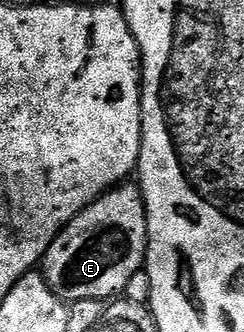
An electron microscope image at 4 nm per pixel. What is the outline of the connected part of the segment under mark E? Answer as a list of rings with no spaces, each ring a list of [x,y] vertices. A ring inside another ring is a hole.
[[[126,182],[110,188],[98,200],[92,200],[58,234],[45,252],[43,275],[49,289],[60,300],[109,302],[124,293],[133,274],[142,271],[148,251],[149,223],[145,199],[136,183]]]

